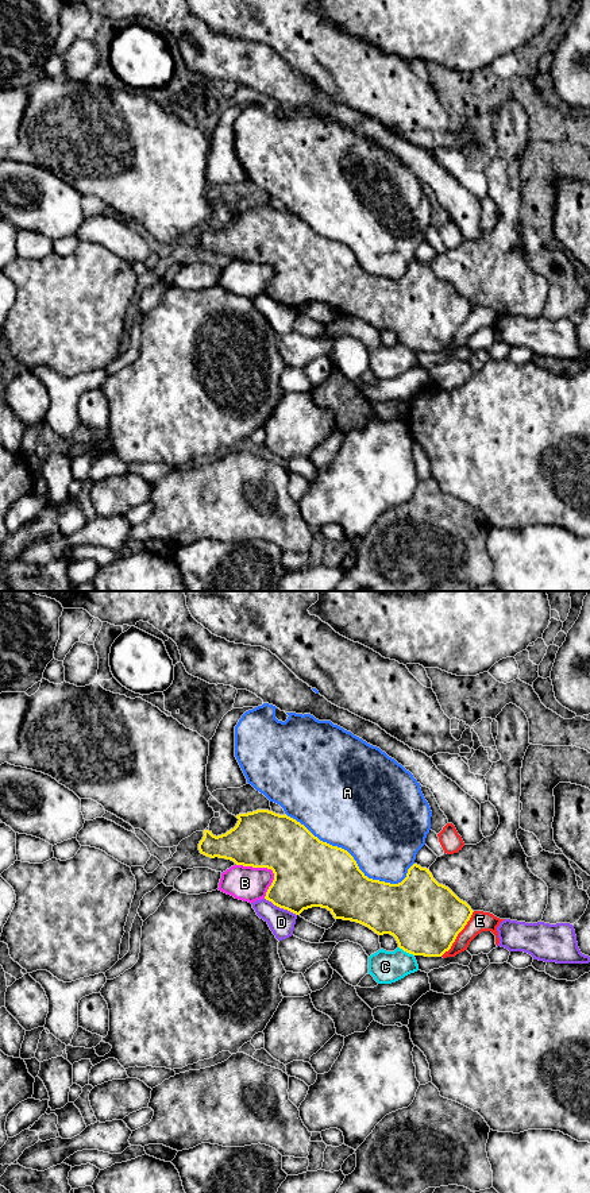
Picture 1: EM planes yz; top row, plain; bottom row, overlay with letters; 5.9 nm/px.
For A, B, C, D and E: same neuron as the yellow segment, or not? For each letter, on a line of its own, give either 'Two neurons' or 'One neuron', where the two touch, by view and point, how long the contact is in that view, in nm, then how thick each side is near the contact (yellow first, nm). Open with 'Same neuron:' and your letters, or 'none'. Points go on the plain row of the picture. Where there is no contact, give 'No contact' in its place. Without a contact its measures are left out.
Same neuron: none
A: Two neurons. Touches yellow at yz (353, 254). Shared border 850 nm. Thickness 400 nm (yellow) against 480 nm
B: Two neurons. Touches yellow at yz (267, 263). Shared border 260 nm. Thickness 400 nm (yellow) against 200 nm
C: Two neurons. Touches yellow at yz (407, 347). Shared border 110 nm. Thickness 440 nm (yellow) against 190 nm
D: Two neurons. Touches yellow at yz (281, 302). Shared border 220 nm. Thickness 380 nm (yellow) against 160 nm
E: Two neurons. Touches yellow at yz (458, 328). Shared border 340 nm. Thickness 440 nm (yellow) against 120 nm

